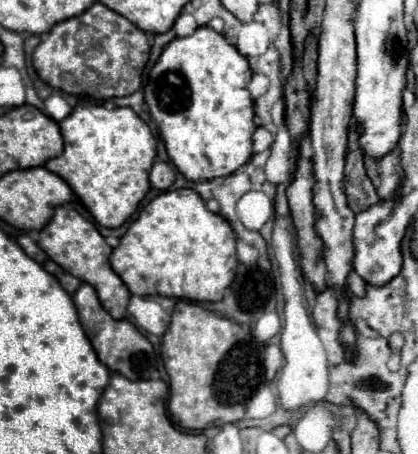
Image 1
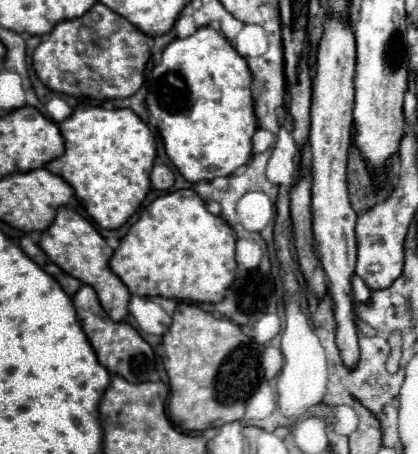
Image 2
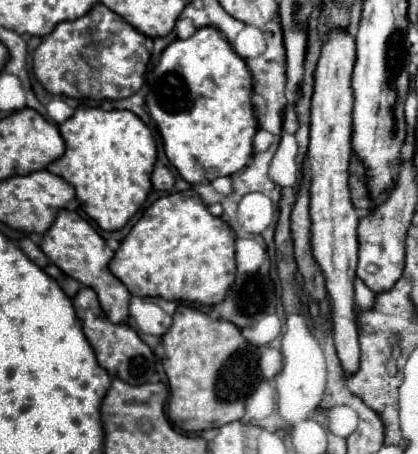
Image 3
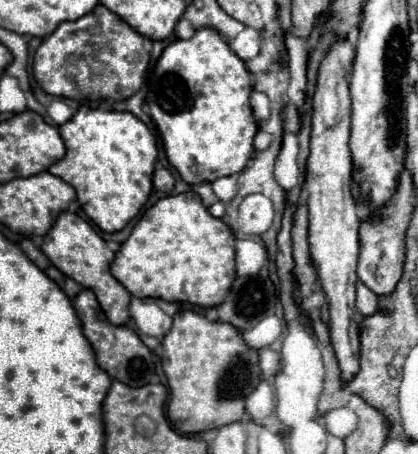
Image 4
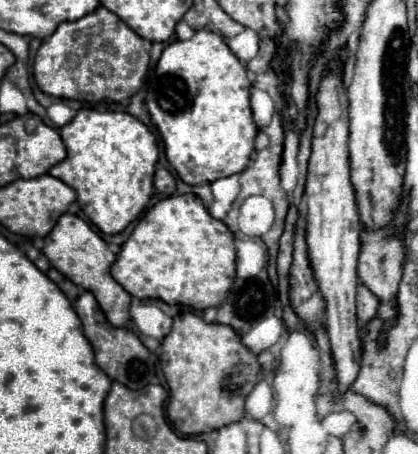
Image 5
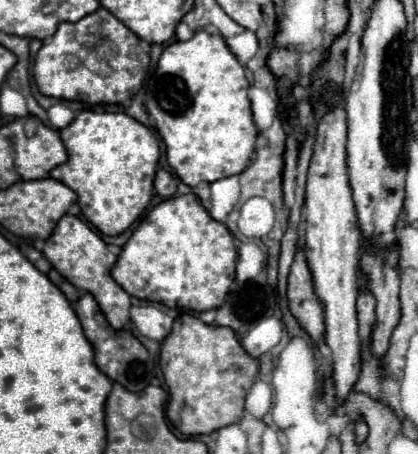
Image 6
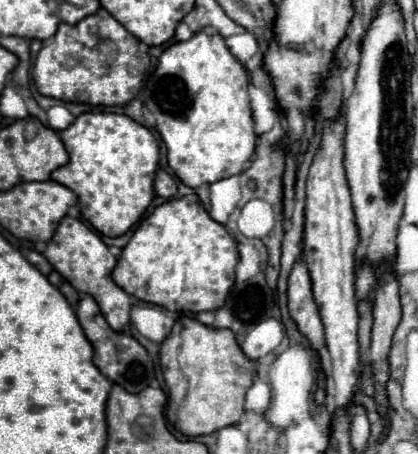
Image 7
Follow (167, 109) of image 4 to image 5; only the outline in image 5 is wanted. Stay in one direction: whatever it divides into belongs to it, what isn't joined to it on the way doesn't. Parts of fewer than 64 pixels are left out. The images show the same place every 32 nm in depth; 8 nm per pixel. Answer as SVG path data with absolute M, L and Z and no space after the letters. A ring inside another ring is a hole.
M196 30L190 40L176 40L164 48L154 70L154 80L150 86L150 96L146 96L146 106L164 140L166 158L170 166L178 172L182 182L190 186L214 182L218 178L238 174L248 166L258 134L258 126L252 120L248 92L250 80L246 74L246 66L232 54L220 34Z

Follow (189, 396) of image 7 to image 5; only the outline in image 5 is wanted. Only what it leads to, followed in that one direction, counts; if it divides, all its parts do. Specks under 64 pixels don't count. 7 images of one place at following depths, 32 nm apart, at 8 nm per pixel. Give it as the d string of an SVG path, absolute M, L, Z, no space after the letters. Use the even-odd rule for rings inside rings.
M180 312L174 318L174 326L170 334L162 340L160 364L162 364L162 372L164 372L169 391L166 414L171 425L182 434L204 434L204 432L212 432L212 430L218 430L222 426L242 420L244 398L260 380L258 356L252 354L240 342L238 334L230 326L208 324L194 312Z

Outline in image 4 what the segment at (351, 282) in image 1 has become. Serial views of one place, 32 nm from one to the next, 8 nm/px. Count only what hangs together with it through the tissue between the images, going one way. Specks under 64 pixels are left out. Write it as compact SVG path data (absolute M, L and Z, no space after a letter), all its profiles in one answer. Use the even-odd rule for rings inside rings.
M362 282L356 284L356 308L360 318L372 316L378 310L378 296L372 290L368 290Z

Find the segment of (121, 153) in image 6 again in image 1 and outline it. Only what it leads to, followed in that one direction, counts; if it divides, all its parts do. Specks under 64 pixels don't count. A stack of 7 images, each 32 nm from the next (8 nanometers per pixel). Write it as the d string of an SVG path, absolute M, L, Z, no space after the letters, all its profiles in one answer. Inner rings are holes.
M78 104L70 116L60 122L60 132L64 138L64 152L58 158L46 162L46 168L60 178L64 178L80 202L88 208L92 218L104 228L122 226L140 206L142 198L150 190L150 168L156 158L156 140L144 120L132 108L114 108L106 110L104 106Z

